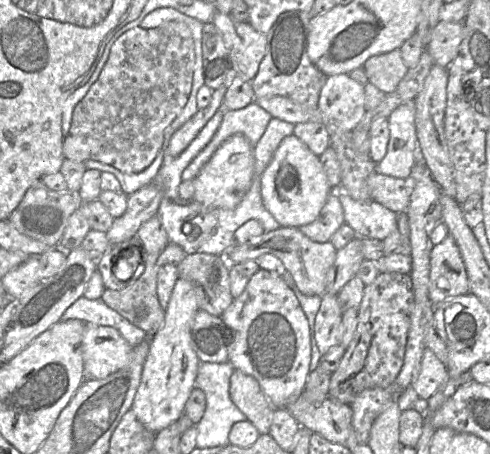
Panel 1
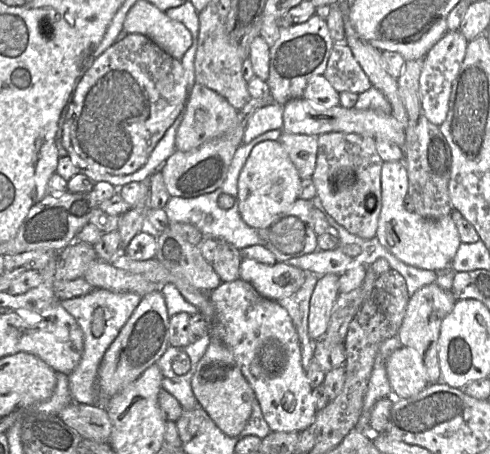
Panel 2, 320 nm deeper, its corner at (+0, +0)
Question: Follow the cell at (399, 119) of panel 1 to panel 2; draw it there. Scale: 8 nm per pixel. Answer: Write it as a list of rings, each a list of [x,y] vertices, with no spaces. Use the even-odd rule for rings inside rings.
[[[403,160],[383,163],[381,169],[382,208],[376,237],[382,246],[405,264],[435,272],[449,271],[446,269],[450,267],[462,243],[456,224],[450,215],[439,220],[429,220],[414,211],[408,211],[404,206],[408,186],[408,175]]]

